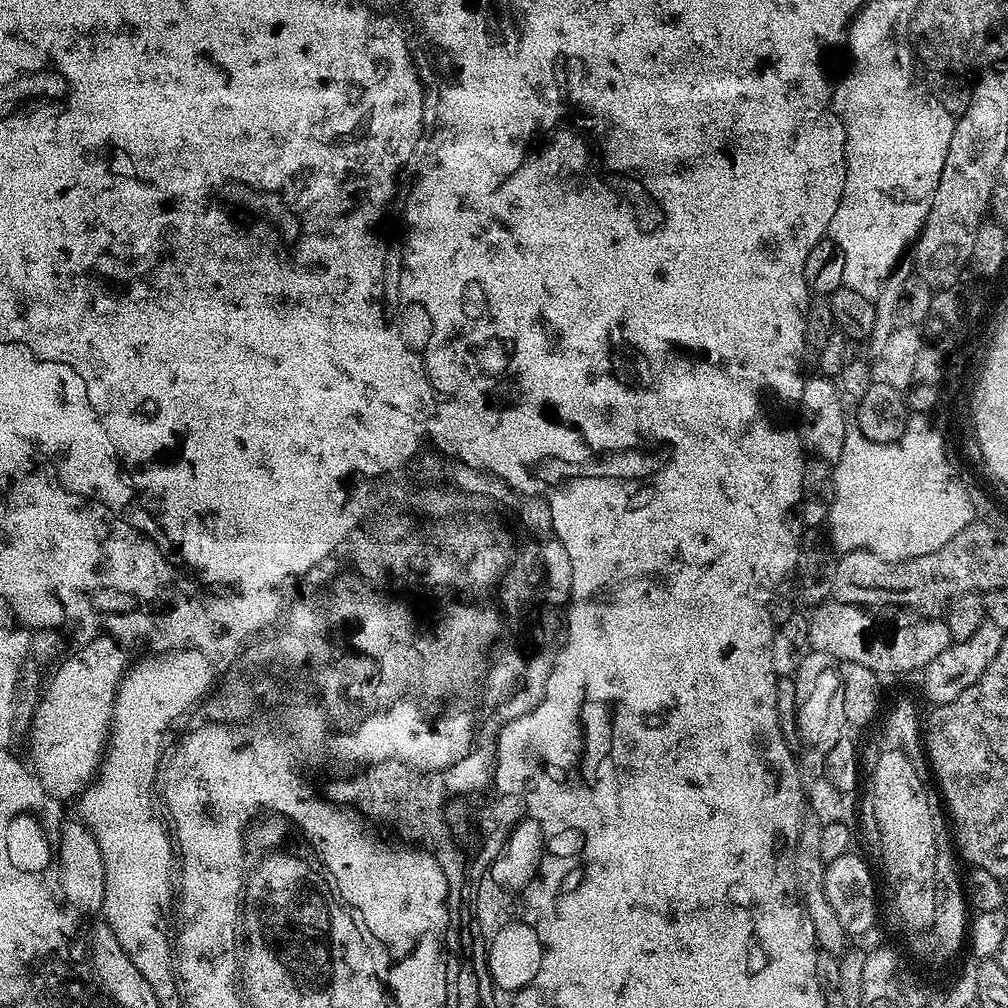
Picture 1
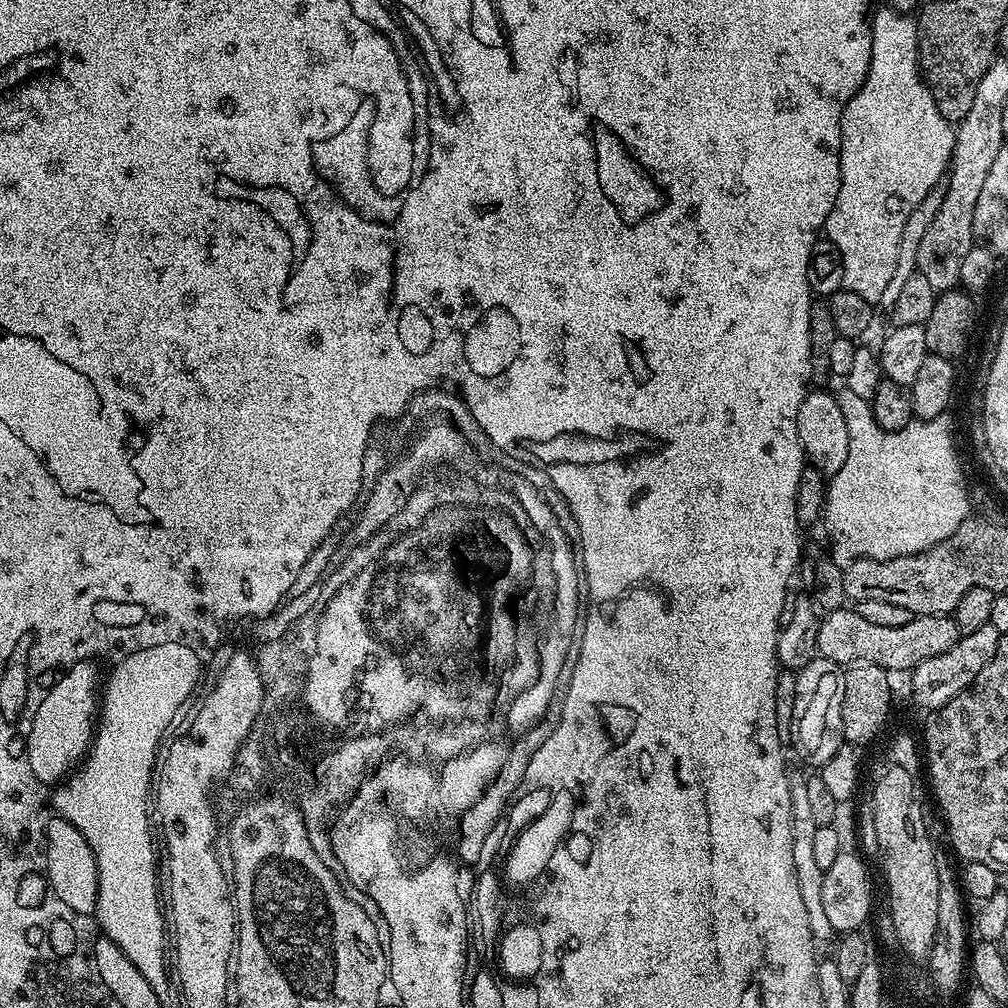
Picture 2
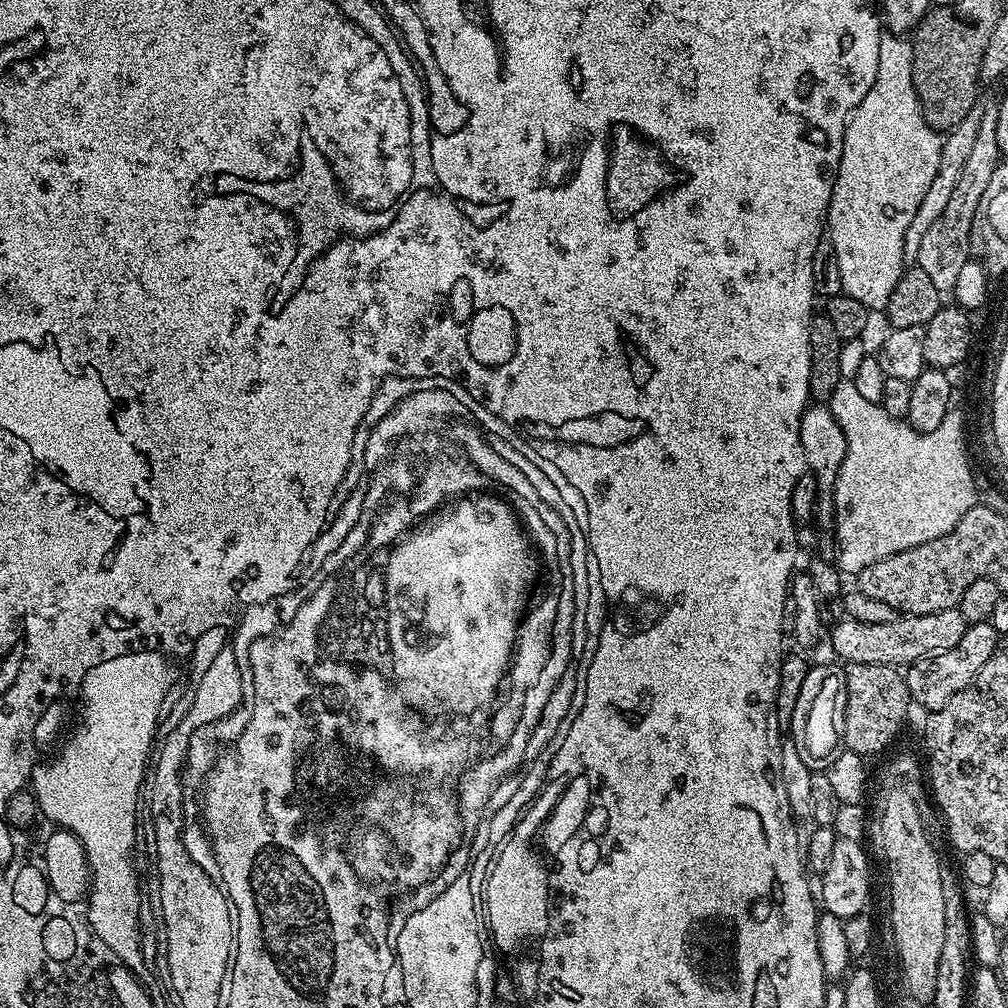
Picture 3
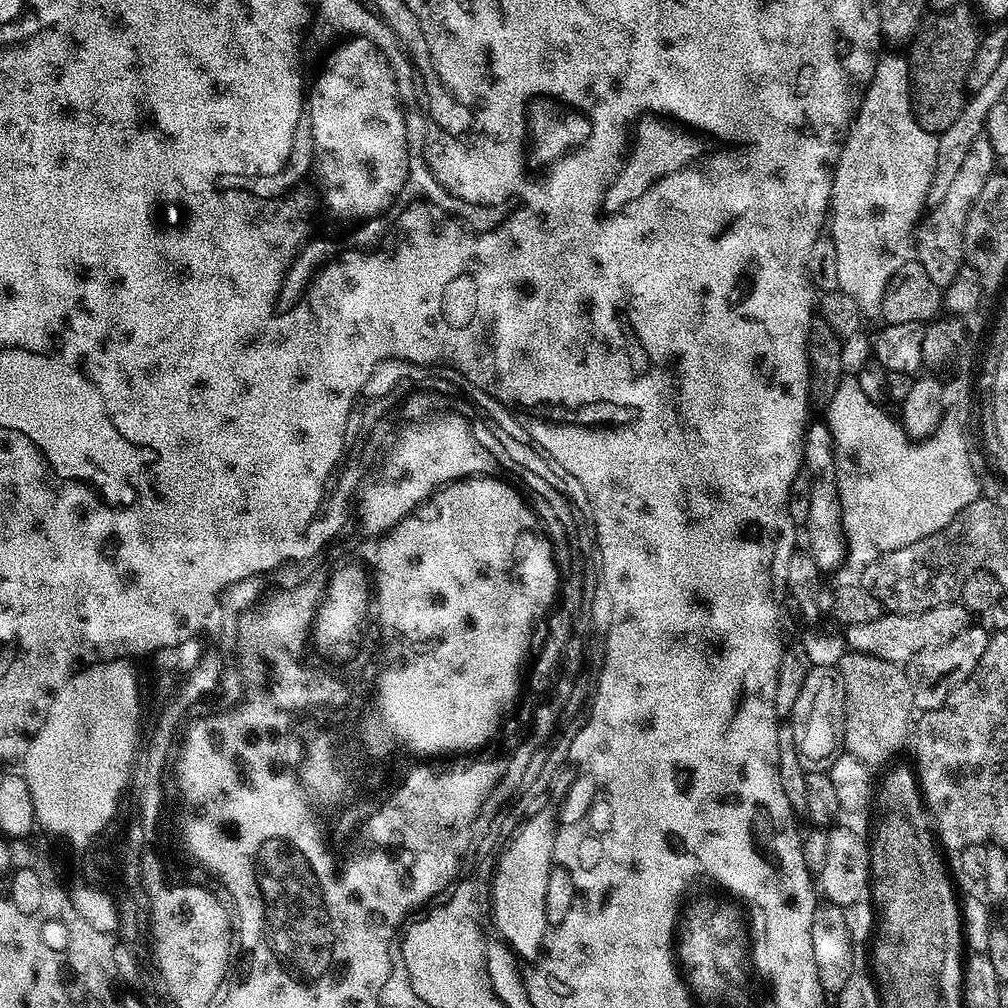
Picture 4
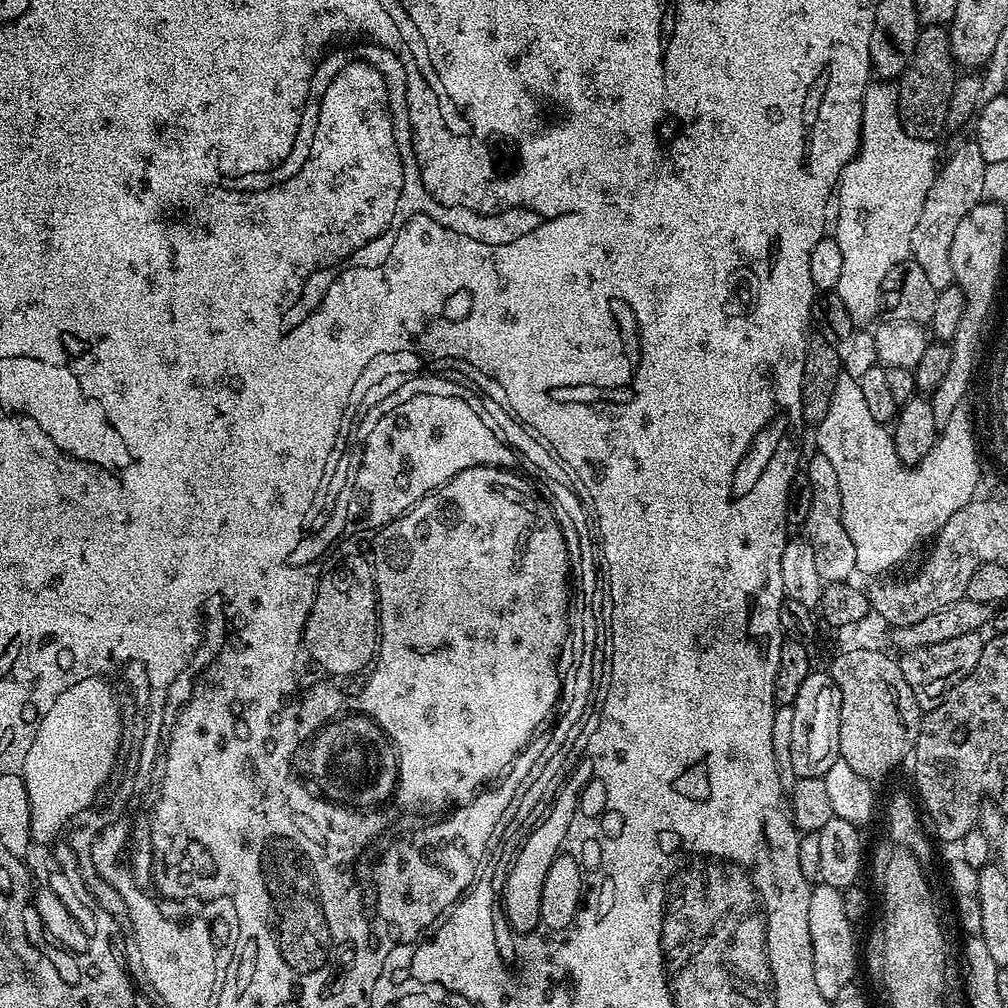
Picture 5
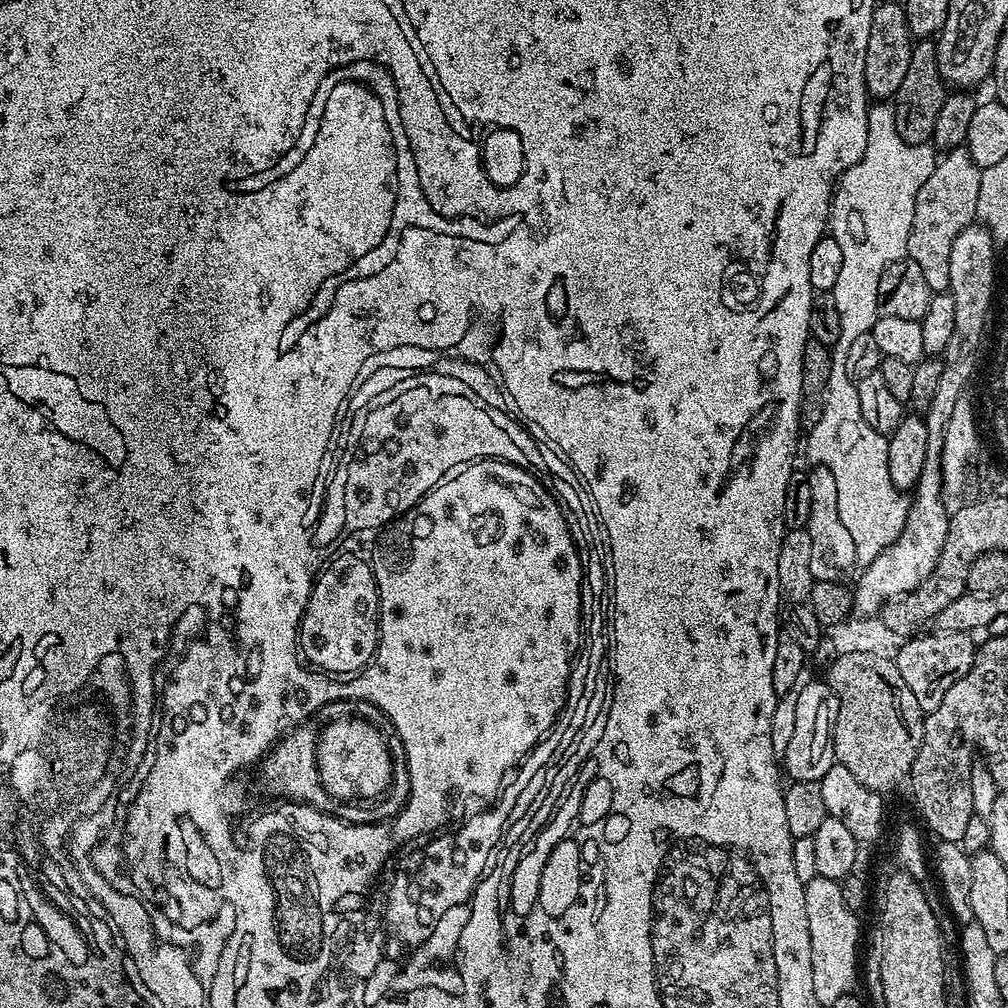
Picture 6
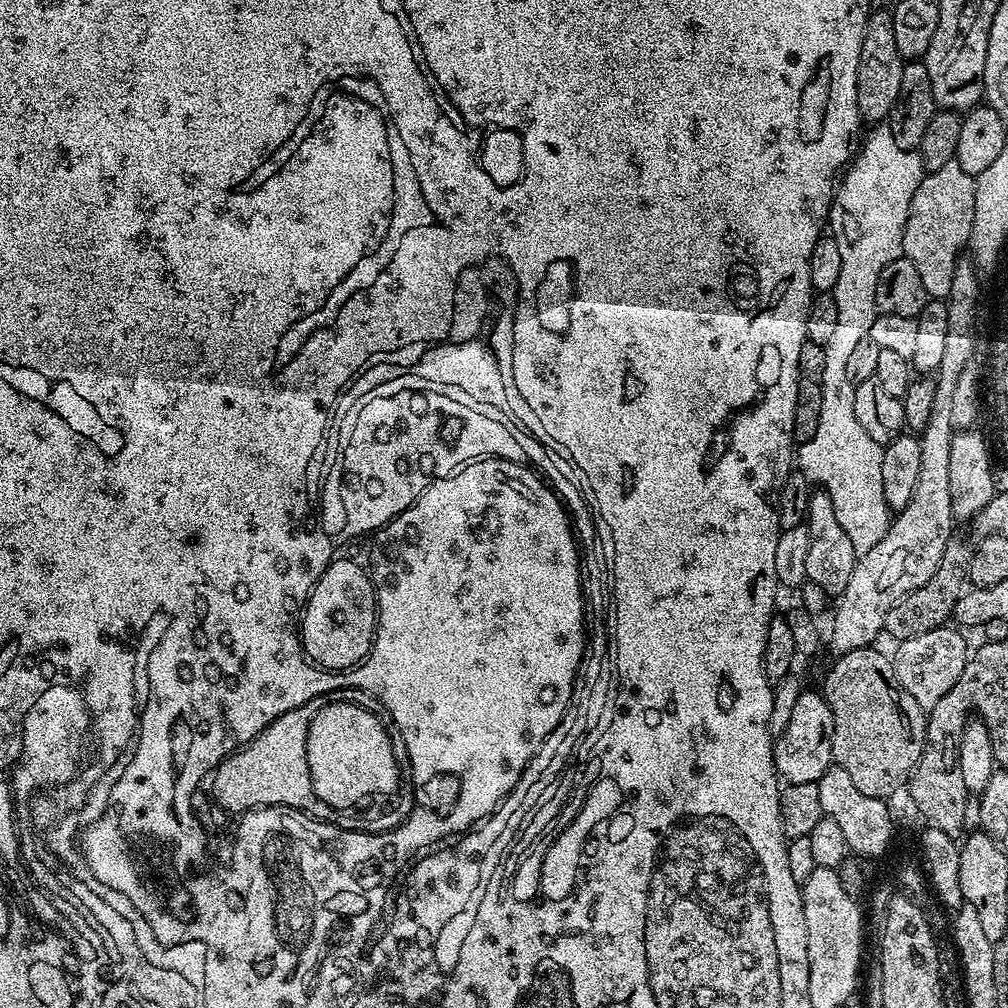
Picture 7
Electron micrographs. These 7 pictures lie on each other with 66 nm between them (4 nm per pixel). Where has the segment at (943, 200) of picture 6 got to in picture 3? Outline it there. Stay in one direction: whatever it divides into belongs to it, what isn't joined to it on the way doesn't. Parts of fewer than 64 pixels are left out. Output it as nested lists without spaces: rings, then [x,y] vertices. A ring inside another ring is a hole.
[[[989,110],[983,113],[981,125],[978,126],[978,136],[971,147],[971,153],[967,156],[966,164],[962,166],[962,172],[957,178],[957,185],[954,186],[954,192],[947,203],[945,210],[932,226],[930,230],[923,235],[921,246],[918,248],[915,263],[930,277],[930,282],[938,286],[941,294],[951,293],[954,282],[958,282],[958,273],[961,272],[962,266],[970,259],[970,249],[968,239],[970,238],[970,226],[974,222],[974,210],[978,210],[978,198],[982,198],[982,193],[986,190],[986,185],[990,183],[990,177],[994,175],[996,165],[1001,163],[1002,153],[998,146],[998,136],[996,134],[996,113]]]

